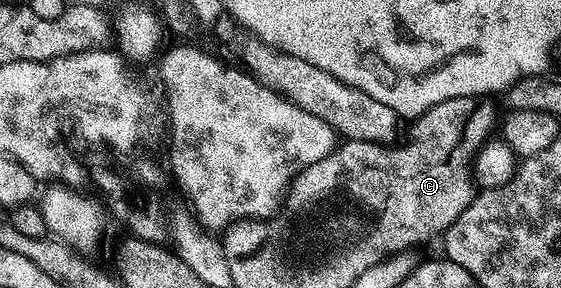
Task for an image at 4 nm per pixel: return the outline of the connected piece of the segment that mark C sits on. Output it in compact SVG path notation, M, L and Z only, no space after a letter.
M460 96L439 102L439 106L431 106L431 110L412 121L409 142L399 148L362 140L345 140L342 148L340 145L335 160L341 163L339 171L347 178L349 188L353 188L353 192L381 192L385 220L381 220L381 232L377 232L377 240L381 240L381 244L377 244L377 252L391 256L395 252L416 249L416 244L432 236L440 237L445 229L452 226L455 218L467 210L475 195L473 163L483 145L494 135L493 127L499 124L493 102L492 99L475 96Z

